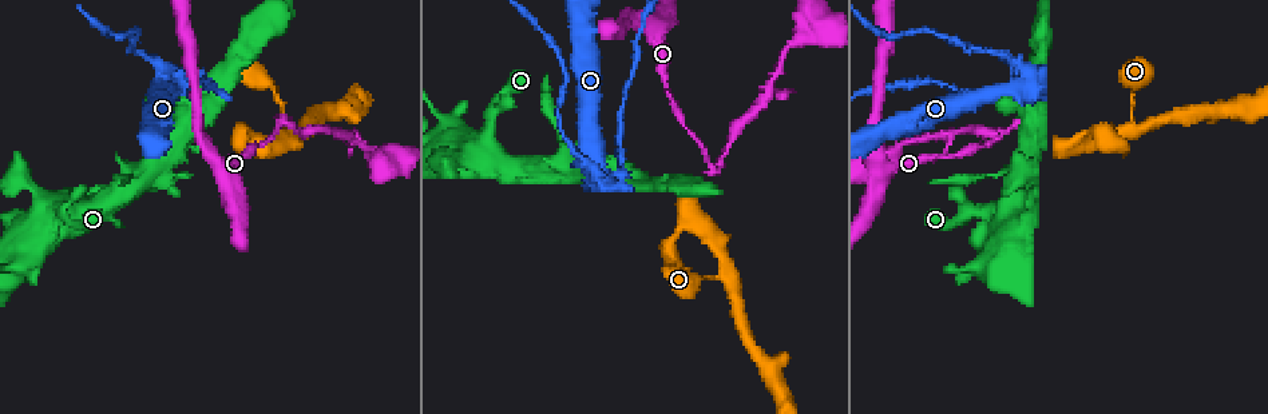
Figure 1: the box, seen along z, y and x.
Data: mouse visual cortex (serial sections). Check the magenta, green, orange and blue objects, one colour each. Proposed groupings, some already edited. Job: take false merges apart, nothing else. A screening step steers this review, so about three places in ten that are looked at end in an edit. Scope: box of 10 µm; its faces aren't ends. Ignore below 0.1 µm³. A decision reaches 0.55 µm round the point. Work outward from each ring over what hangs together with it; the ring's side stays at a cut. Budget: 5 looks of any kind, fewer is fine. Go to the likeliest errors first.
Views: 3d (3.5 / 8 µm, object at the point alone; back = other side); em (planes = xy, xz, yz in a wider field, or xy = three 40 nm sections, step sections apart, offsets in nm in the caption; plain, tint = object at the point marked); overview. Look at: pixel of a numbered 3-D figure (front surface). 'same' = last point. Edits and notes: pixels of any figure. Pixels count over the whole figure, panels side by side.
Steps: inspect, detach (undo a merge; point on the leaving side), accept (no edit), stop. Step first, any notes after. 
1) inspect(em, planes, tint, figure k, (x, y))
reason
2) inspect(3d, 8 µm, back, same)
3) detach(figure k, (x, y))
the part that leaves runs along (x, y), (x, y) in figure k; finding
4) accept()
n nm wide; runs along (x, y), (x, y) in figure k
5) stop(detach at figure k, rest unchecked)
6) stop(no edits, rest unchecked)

inspect(3d, 3.5 µm, figure 1, (1024, 88))
thin arm on a thick one

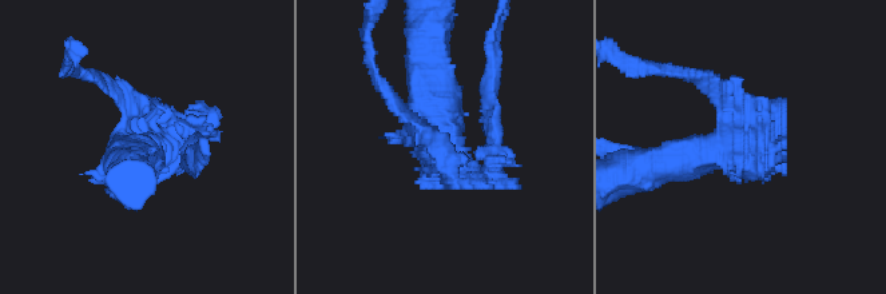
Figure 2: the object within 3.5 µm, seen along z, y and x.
inspect(em, xy, step 2, tint, figure 2, (435, 150))
shape alone is not enough

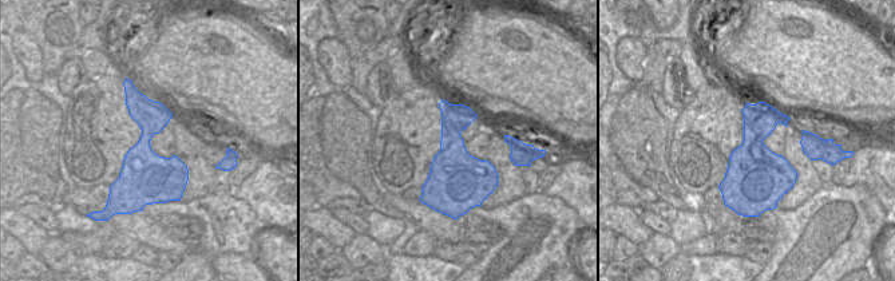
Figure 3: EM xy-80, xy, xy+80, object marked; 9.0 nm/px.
detach(figure 2, (497, 165))
the part that leaves runs along (457, 169), (499, 175), (489, 100) in figure 2; two cells meet here

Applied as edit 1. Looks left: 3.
inspect(3d, 8 µm, figure 1, (1018, 119))
abrupt turn

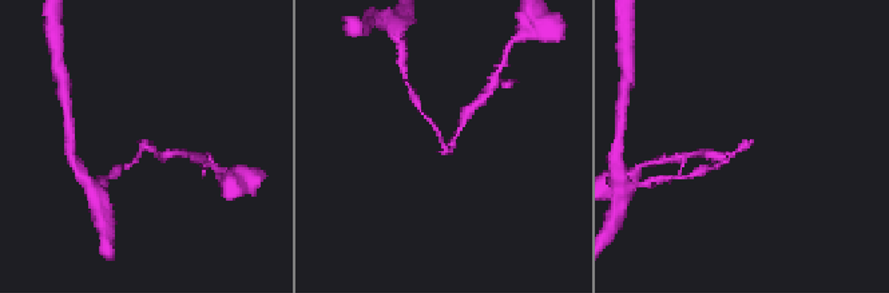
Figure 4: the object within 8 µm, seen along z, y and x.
inspect(em, planes, tint, same)
arms of 150, 150 nm

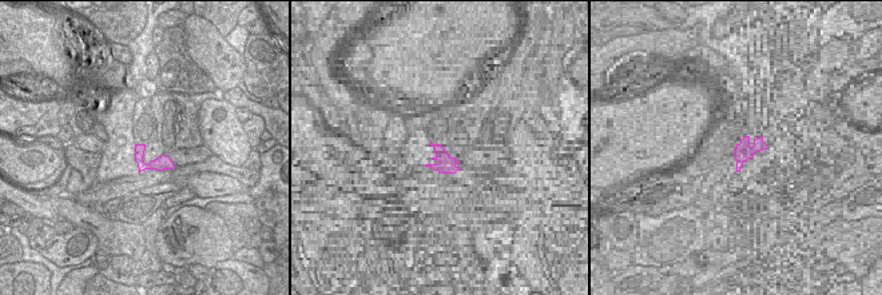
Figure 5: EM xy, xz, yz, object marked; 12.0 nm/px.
detach(figure 4, (718, 155))
a second cell is stuck on

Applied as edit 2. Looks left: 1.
stop(detach at figure 2, detach at figure 4, rest unchecked)

